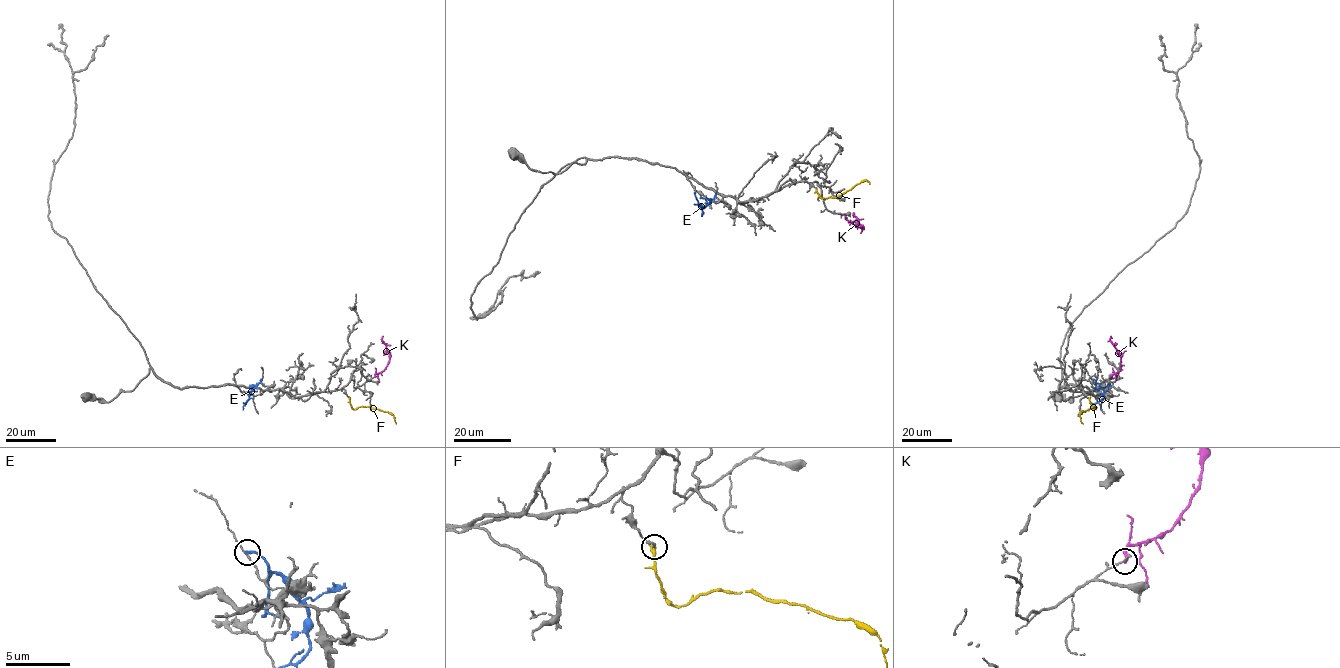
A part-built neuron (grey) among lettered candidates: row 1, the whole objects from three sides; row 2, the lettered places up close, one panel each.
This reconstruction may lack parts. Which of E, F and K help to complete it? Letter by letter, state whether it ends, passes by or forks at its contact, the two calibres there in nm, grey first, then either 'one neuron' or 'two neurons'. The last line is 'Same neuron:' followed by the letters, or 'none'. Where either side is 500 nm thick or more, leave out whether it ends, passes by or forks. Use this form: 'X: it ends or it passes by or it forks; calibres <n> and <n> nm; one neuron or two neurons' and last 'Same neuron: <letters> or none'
E: it ends; calibres 100 and 200 nm; two neurons
F: it ends; calibres 150 and 200 nm; one neuron
K: it ends; calibres 160 and 240 nm; two neurons
Same neuron: F

